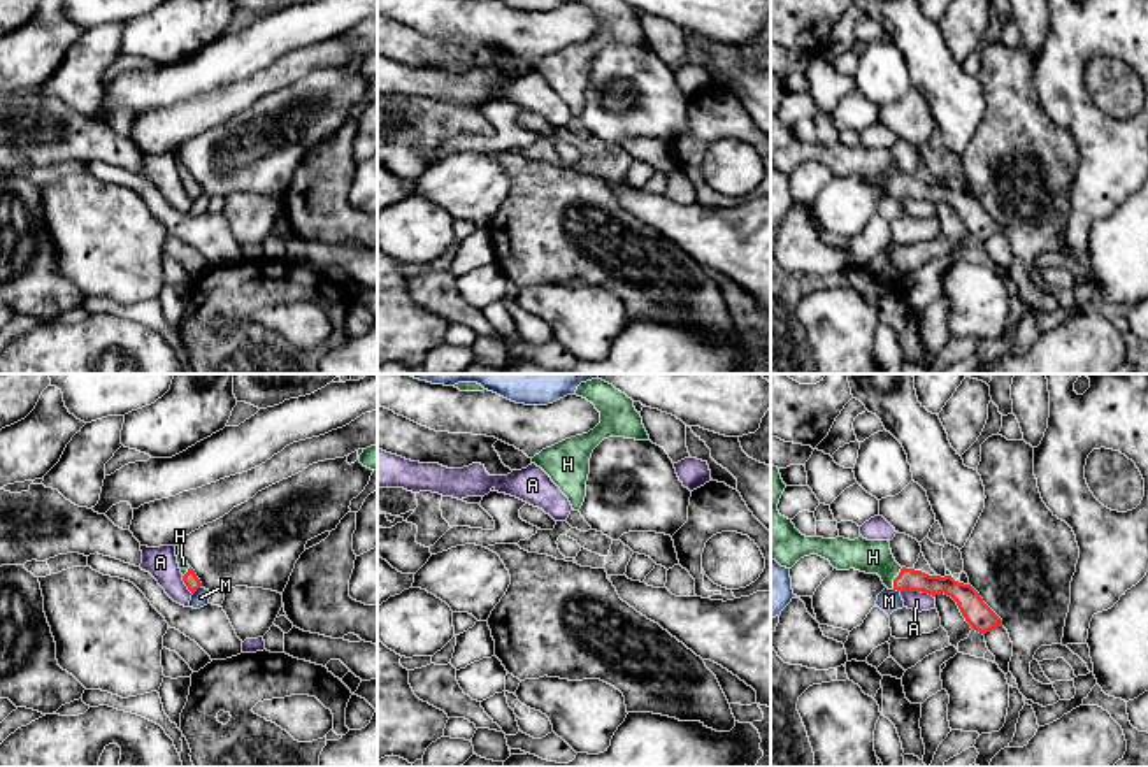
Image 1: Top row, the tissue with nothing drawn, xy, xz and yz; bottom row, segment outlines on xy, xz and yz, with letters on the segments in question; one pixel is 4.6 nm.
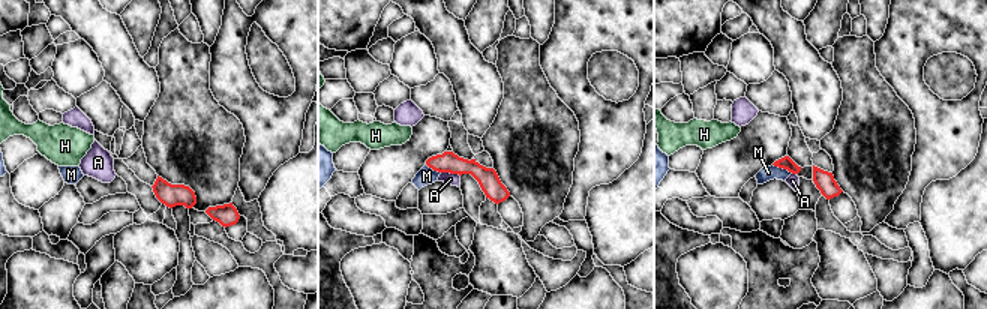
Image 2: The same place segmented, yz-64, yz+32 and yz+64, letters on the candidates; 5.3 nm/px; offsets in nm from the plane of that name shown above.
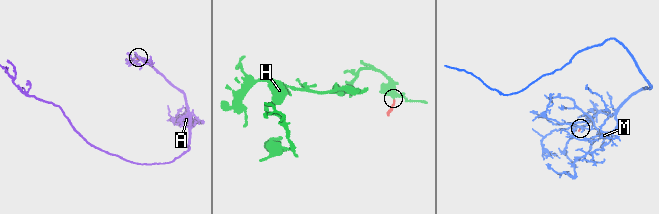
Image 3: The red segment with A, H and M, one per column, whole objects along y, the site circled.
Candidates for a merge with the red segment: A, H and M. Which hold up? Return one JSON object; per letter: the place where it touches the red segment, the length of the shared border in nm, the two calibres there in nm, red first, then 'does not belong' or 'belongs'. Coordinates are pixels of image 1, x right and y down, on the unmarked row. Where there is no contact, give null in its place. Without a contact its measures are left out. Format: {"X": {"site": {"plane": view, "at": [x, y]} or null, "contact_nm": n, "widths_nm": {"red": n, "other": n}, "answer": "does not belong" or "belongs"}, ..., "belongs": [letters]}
{"A": {"site": {"plane": "yz", "at": [917, 197]}, "contact_nm": 160, "widths_nm": {"red": 120, "other": 90}, "answer": "does not belong"}, "H": {"site": {"plane": "yz", "at": [896, 185]}, "contact_nm": 120, "widths_nm": {"red": 110, "other": 160}, "answer": "belongs"}, "M": {"site": {"plane": "xy", "at": [197, 195]}, "contact_nm": 60, "widths_nm": {"red": 70, "other": 80}, "answer": "does not belong"}, "belongs": ["H"]}

